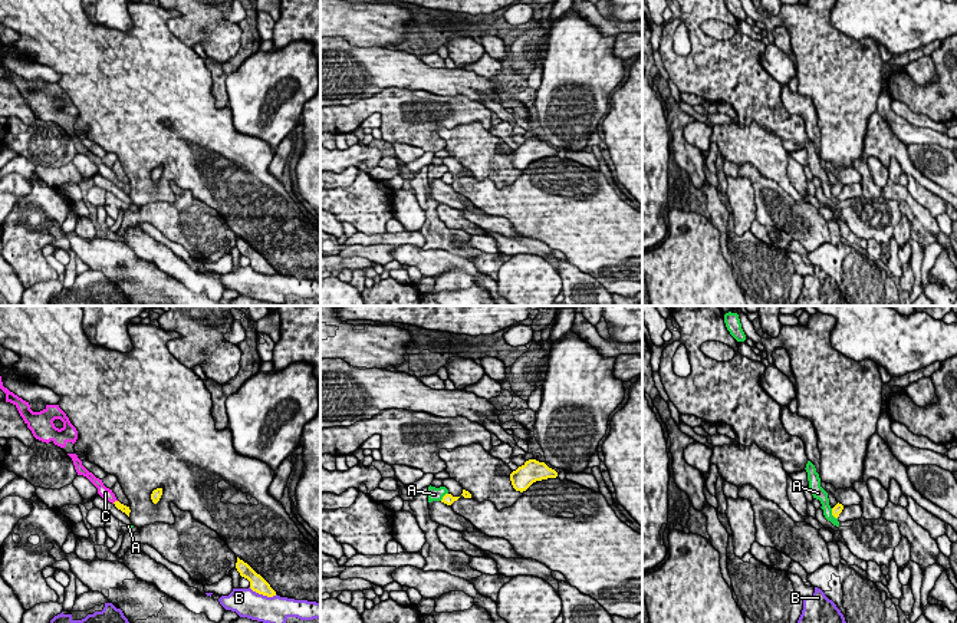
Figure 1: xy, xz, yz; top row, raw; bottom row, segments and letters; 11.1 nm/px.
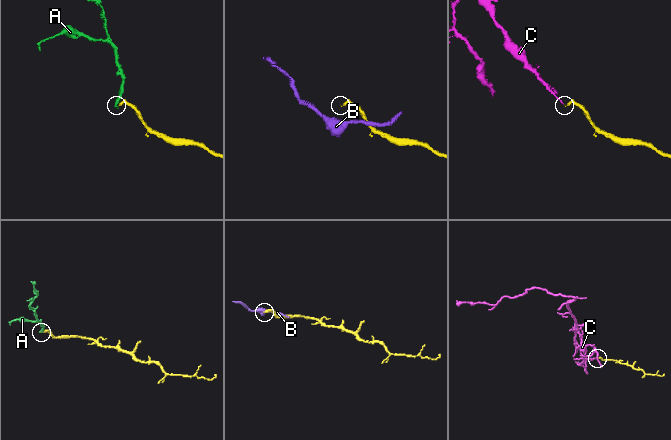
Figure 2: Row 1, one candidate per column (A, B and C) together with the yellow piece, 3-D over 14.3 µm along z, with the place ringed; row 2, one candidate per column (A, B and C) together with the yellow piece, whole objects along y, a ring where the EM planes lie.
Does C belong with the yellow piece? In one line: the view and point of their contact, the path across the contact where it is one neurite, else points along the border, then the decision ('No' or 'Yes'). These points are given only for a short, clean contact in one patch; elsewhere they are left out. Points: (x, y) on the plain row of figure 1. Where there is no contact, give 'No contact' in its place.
Touches yellow at xy (115, 180). Path across: xy (124, 187), (115, 180), (105, 171). Yes

